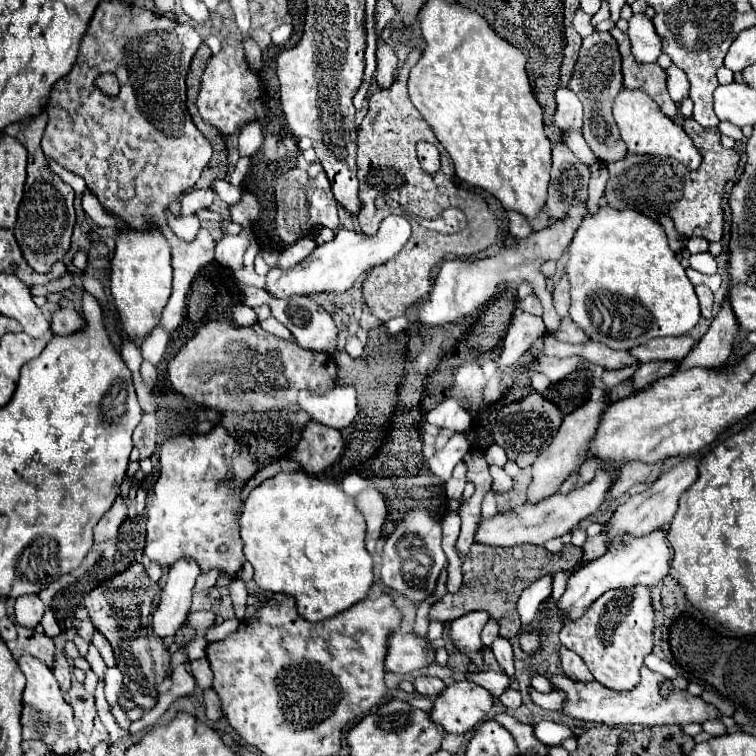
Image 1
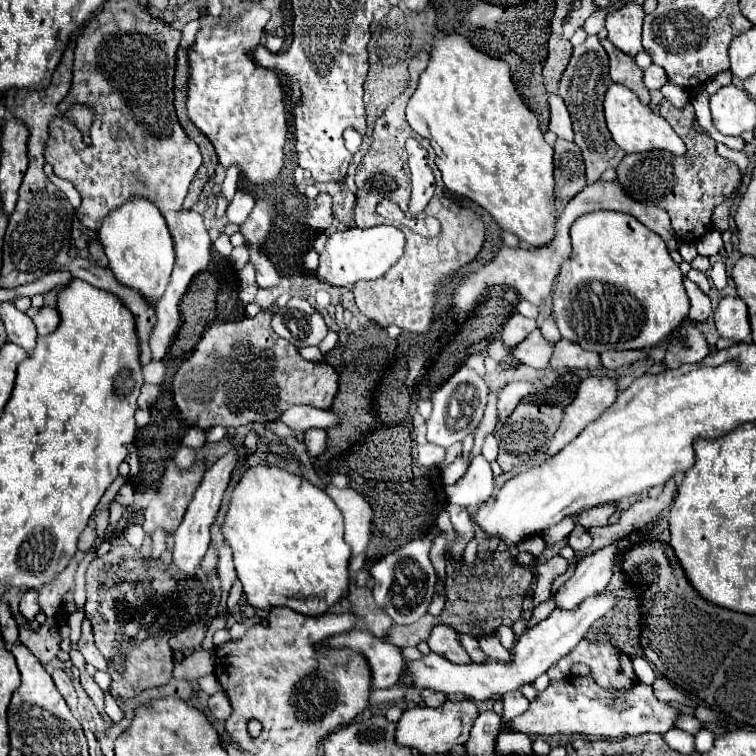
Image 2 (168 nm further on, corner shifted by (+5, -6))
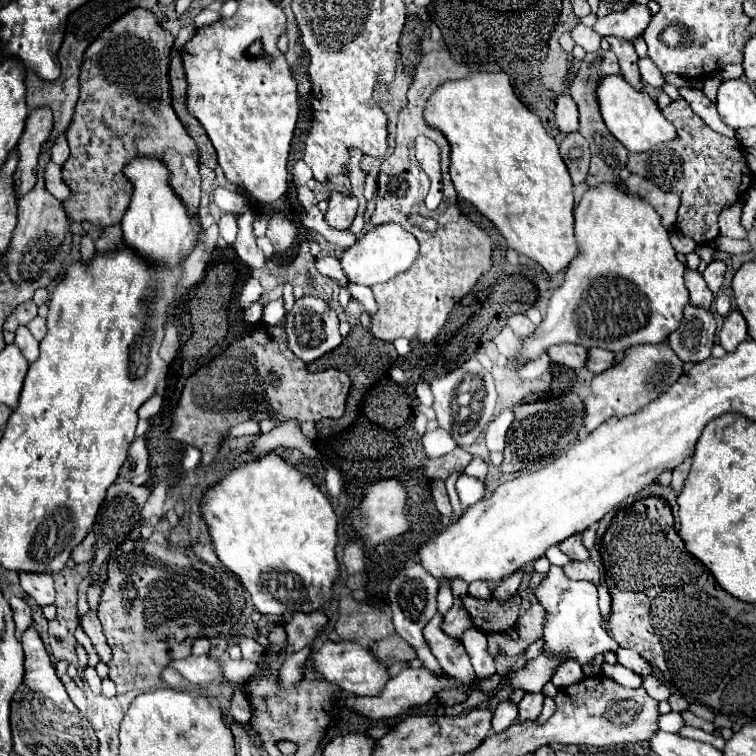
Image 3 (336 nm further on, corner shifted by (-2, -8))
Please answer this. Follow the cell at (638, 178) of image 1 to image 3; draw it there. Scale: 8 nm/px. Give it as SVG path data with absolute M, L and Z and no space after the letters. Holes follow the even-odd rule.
M686 100L670 102L662 114L676 126L678 138L648 152L630 154L626 168L632 174L648 178L664 192L676 192L680 196L678 230L684 236L690 236L696 244L710 244L720 234L720 212L742 198L742 192L748 190L754 182L754 174L744 164L740 142L710 130Z

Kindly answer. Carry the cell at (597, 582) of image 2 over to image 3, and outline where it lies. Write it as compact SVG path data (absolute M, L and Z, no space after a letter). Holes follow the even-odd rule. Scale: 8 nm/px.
M550 566L548 576L536 588L538 602L546 608L544 622L544 652L546 654L566 654L568 660L578 660L582 666L590 664L600 652L616 652L620 646L602 628L602 616L598 610L598 590L594 582L588 580L566 580L562 578L562 568Z

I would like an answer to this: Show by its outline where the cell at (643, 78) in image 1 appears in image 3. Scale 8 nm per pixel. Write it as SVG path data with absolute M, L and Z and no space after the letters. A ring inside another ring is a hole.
M606 38L610 42L610 50L618 56L620 62L620 70L622 70L622 78L630 82L630 86L642 90L644 84L640 80L640 70L638 70L638 54L634 50L634 46L626 40L618 40L618 38Z

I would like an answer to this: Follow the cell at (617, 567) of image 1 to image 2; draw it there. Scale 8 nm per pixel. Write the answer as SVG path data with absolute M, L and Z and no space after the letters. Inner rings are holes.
M601 592L597 596L591 596L577 608L577 612L569 610L553 610L551 616L543 622L539 622L535 628L521 634L517 644L513 646L513 660L509 664L505 662L485 662L485 664L453 664L437 654L427 654L415 662L407 662L405 670L399 678L399 684L415 690L433 690L443 694L463 694L471 700L483 702L489 700L493 694L503 696L505 692L519 690L525 684L533 684L541 674L545 674L553 664L557 664L561 658L565 658L583 638L589 626L601 618L607 608L615 606L615 596L609 592Z

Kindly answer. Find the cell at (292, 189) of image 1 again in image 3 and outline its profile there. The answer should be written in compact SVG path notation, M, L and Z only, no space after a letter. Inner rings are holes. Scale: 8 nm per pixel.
M332 194L328 200L328 212L324 214L324 218L332 228L344 230L344 228L350 228L356 216L356 210L358 210L358 200L354 196Z

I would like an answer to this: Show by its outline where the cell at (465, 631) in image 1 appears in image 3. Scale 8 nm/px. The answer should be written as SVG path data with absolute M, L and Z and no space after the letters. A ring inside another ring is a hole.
M430 620L426 624L424 638L426 638L432 654L436 656L436 660L440 662L440 666L446 674L458 678L466 686L476 680L470 658L468 658L462 642L458 638L452 638L452 636L444 634L440 624L434 624L434 620Z

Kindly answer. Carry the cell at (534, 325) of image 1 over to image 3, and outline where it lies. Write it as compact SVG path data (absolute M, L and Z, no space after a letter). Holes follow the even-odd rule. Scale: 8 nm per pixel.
M514 314L514 316L510 316L508 318L508 326L514 330L514 334L516 336L520 336L520 338L526 338L528 334L532 334L534 330L536 330L536 326L530 322L530 318L528 316L524 316L524 314Z

